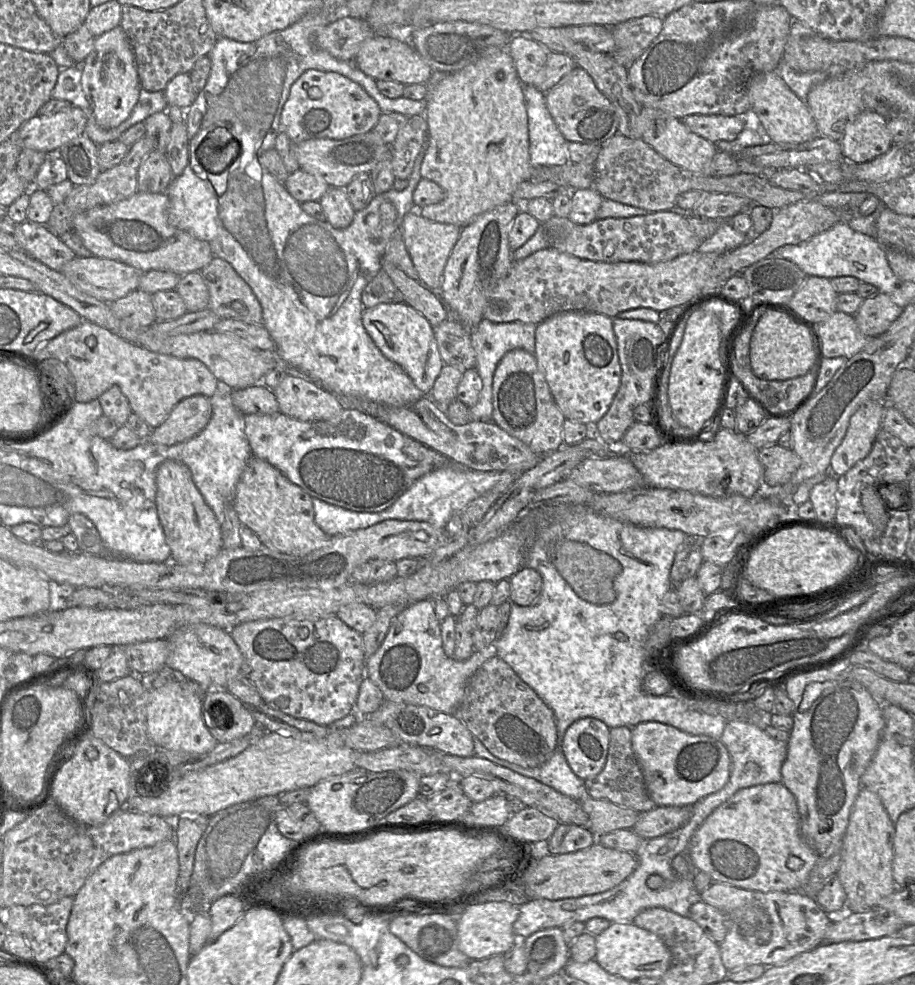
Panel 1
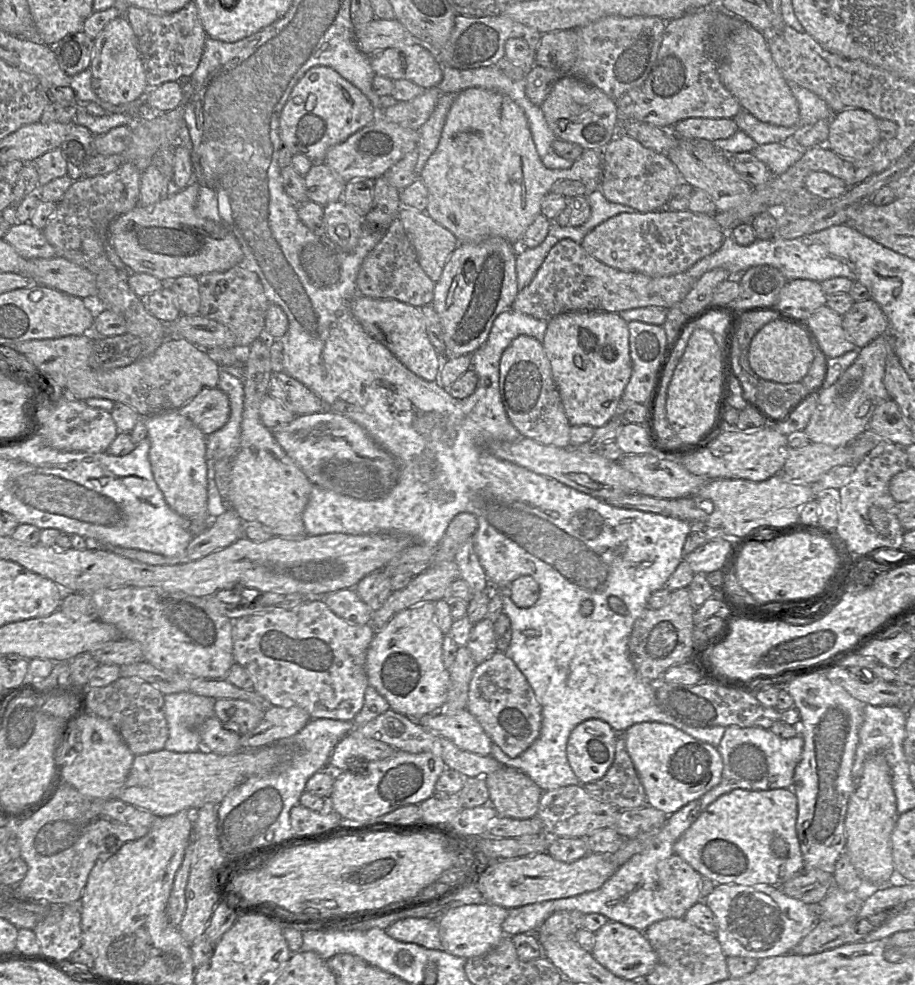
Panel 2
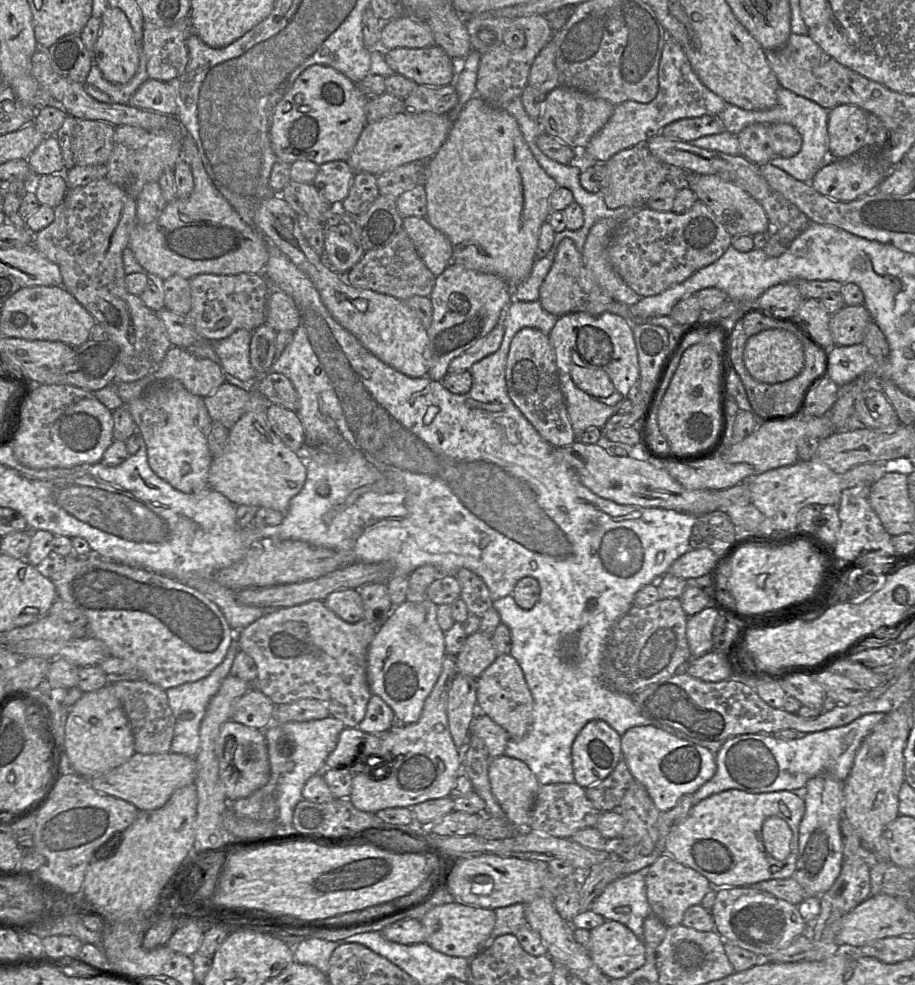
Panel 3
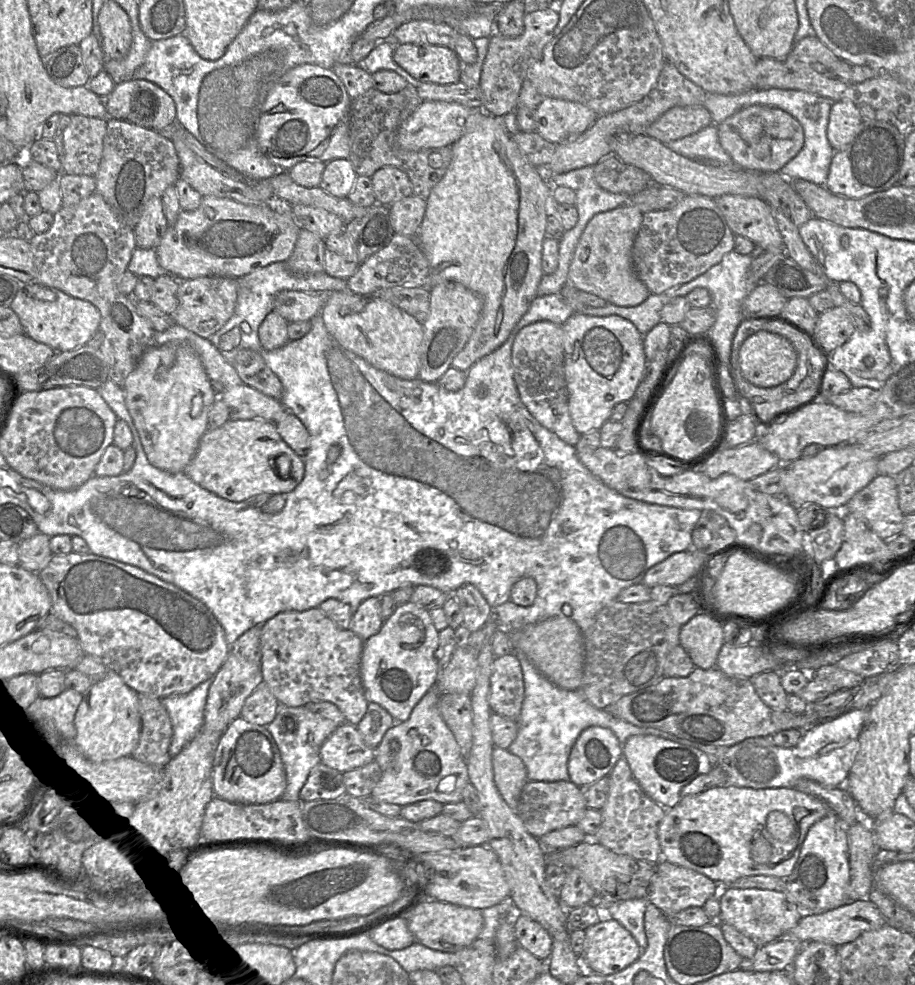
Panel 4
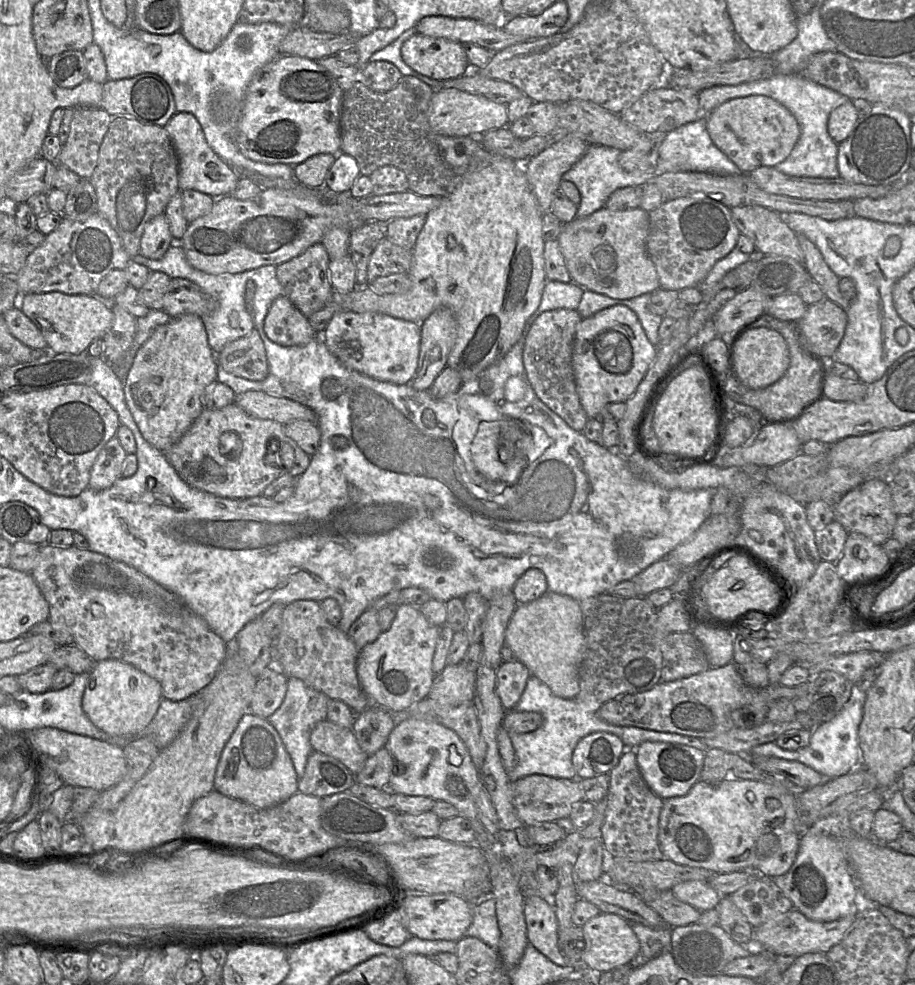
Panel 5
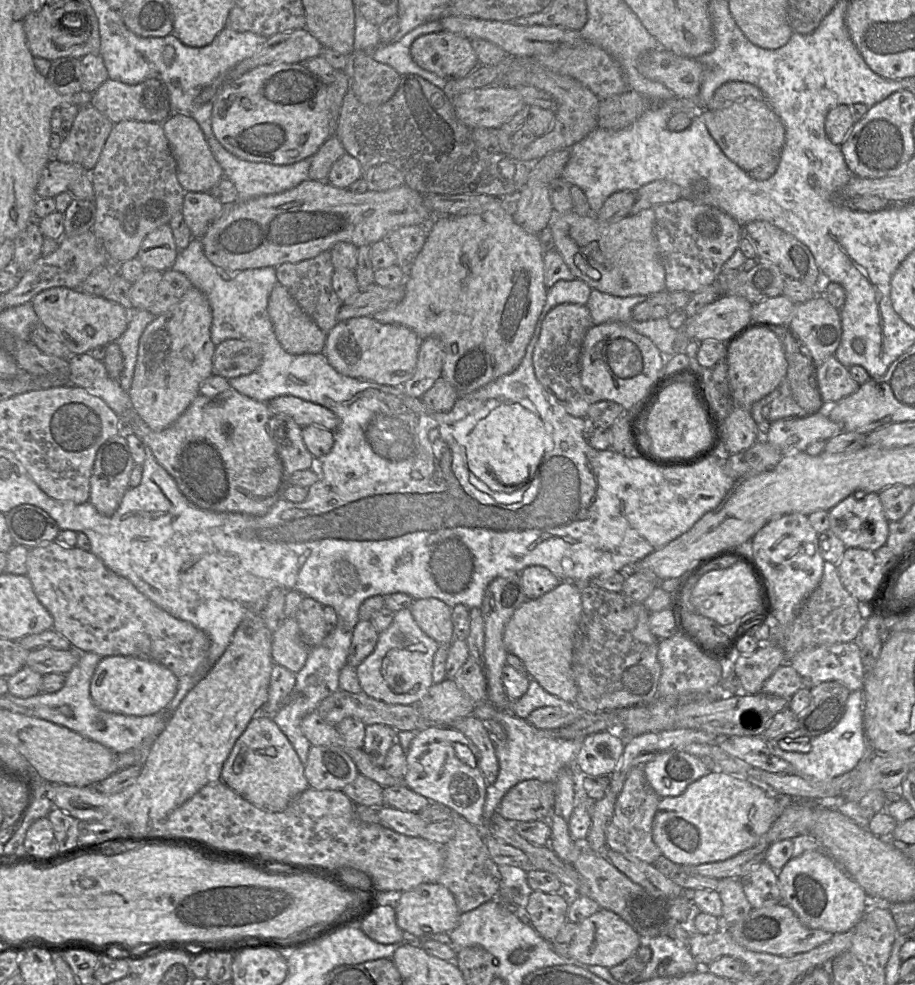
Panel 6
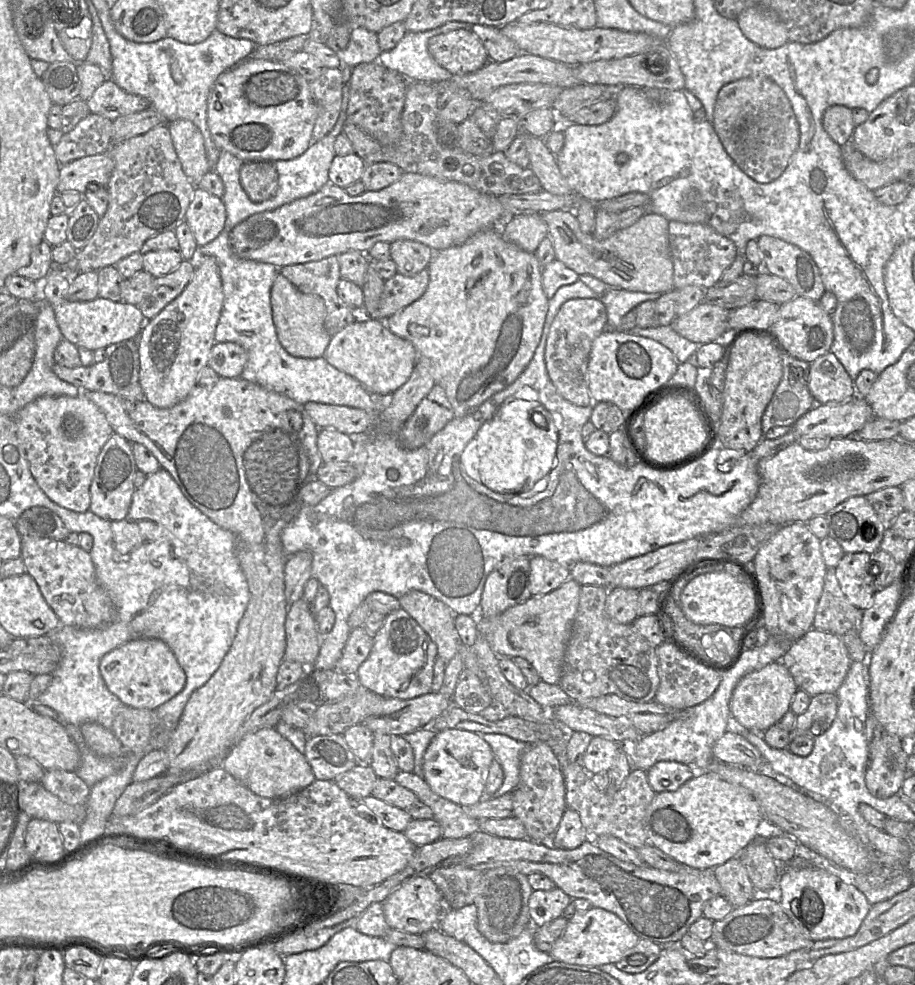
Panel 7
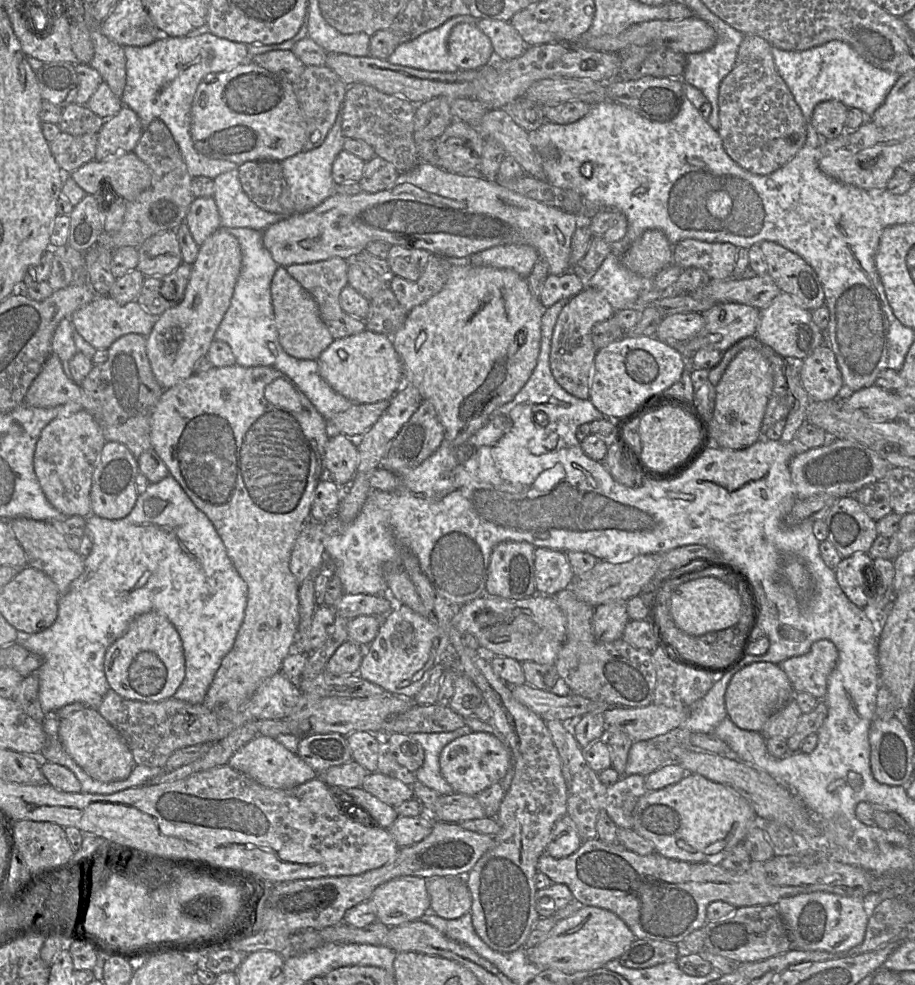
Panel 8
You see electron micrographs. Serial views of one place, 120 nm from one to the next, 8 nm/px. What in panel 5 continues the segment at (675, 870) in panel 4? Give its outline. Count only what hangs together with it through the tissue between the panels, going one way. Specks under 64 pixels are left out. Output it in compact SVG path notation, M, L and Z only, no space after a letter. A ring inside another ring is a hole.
M690 880L676 884L671 888L674 896L698 909L700 912L716 908L721 894L709 882Z

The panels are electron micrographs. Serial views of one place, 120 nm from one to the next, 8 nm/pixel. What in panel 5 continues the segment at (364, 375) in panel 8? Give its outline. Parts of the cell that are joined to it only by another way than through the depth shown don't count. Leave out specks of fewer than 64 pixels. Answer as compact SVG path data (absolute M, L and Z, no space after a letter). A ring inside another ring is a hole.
M337 312L321 334L329 351L350 370L394 384L410 384L418 366L419 323L376 312Z

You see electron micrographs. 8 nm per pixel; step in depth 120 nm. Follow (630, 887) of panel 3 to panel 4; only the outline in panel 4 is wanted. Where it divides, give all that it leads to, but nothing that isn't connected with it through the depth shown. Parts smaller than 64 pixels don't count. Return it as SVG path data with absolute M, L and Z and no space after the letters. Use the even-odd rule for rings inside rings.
M647 898L630 900L613 900L607 907L604 917L613 918L626 928L644 950L647 947L647 937L644 928L644 915L649 905Z

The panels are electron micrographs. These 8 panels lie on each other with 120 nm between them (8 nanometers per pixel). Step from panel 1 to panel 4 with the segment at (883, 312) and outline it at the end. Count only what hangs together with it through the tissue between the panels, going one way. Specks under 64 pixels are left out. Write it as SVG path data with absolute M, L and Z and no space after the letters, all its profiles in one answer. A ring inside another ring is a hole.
M833 308L820 313L811 340L817 350L829 358L831 353L843 345L856 330L849 315L841 308Z

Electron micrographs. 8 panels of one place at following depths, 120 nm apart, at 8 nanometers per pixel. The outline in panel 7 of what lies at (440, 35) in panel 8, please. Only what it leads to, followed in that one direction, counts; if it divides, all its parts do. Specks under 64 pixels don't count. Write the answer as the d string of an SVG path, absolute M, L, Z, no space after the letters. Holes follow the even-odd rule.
M450 21L440 27L423 32L407 32L389 51L381 51L377 62L397 71L405 78L424 82L444 82L452 74L441 67L428 52L428 41L433 36L457 29L471 29L474 25Z

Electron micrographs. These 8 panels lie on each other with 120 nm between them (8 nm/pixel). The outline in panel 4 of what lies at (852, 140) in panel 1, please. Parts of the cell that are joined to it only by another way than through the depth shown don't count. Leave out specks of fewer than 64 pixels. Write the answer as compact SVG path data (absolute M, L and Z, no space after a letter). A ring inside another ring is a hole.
M850 100L833 103L827 126L827 138L835 151L844 149L855 137L862 124L858 109Z

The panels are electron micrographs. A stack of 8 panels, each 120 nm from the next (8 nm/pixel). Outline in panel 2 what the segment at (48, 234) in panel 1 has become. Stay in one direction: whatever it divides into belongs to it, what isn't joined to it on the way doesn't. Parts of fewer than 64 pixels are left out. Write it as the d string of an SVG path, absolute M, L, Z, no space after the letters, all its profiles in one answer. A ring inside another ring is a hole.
M29 222L11 226L3 240L9 243L25 259L56 257L56 251L47 241L43 231Z

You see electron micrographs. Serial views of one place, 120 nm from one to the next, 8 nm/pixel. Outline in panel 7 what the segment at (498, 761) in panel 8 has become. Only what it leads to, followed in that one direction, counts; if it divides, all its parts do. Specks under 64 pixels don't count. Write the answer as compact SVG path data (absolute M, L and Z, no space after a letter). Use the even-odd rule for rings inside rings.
M446 729L437 731L424 754L422 777L431 790L461 807L469 807L485 798L486 777L494 760L490 745L477 733Z

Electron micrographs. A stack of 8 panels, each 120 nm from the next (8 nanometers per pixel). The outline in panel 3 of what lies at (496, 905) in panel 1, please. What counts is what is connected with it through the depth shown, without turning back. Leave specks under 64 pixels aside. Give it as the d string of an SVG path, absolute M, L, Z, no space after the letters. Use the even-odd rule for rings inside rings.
M451 902L431 908L421 922L426 931L425 942L433 949L448 956L471 959L491 942L496 914L493 909Z

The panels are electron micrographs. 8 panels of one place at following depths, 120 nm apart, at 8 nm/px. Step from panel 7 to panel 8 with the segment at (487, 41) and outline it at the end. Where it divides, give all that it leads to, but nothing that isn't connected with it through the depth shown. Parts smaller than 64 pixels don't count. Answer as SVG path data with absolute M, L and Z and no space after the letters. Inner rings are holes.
M481 19L475 24L491 41L494 56L510 60L521 56L527 45L510 22Z

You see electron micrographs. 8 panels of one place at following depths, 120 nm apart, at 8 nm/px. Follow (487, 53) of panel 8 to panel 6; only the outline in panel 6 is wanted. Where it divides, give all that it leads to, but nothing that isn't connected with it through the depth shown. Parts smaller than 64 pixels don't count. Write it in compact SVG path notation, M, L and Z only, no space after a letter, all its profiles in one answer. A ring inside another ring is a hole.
M447 31L418 37L410 54L419 67L447 81L462 79L480 65L471 40Z

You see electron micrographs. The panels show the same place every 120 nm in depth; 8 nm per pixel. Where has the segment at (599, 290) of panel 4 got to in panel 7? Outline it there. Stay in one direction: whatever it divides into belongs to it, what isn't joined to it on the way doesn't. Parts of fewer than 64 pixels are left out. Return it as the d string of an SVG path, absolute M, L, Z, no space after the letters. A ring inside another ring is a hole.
M554 210L541 213L548 227L548 237L555 251L555 259L575 271L579 276L589 274L610 288L621 288L631 292L666 293L674 289L674 267L669 247L669 221L662 215L646 213L628 228L620 229L605 240L596 240L592 234L584 233L573 211Z

